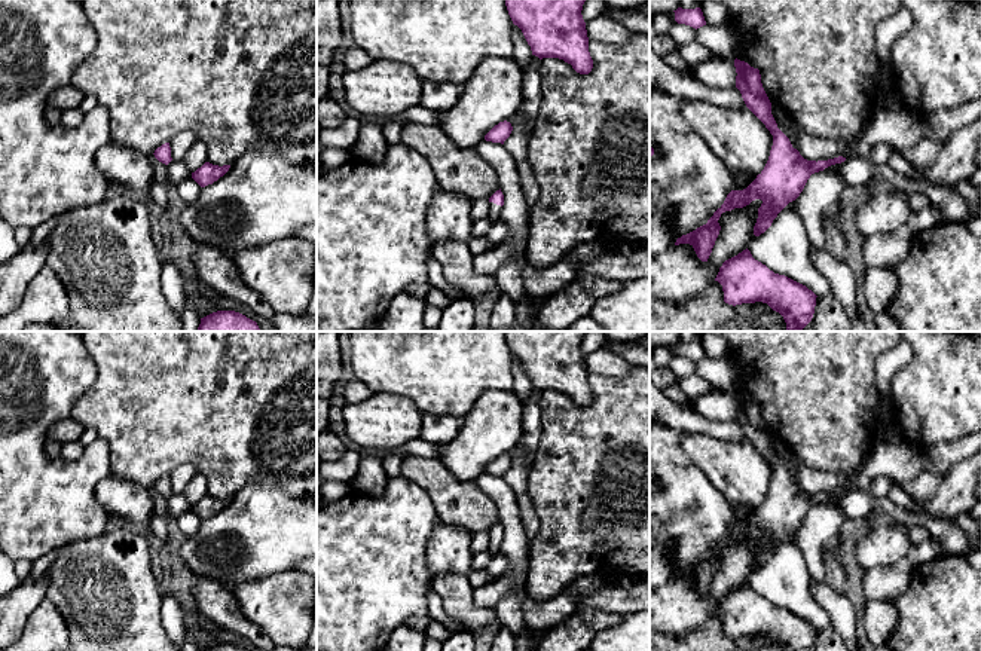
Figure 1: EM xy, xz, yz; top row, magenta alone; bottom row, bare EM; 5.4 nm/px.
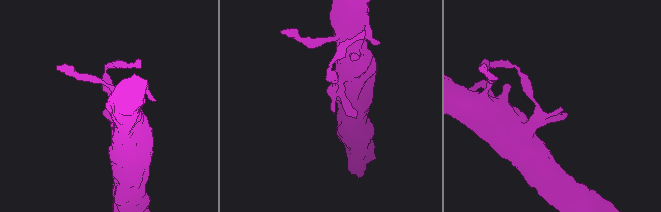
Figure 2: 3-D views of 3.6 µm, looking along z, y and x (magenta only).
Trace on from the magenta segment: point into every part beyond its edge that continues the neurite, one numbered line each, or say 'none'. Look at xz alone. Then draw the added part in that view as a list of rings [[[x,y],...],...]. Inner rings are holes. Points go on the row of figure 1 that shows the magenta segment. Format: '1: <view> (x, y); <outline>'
1: xz (495, 210); [[[490,202],[489,216],[488,216],[489,220],[492,223],[495,223],[496,220],[499,220],[501,211],[502,211],[502,207],[501,205],[496,205],[496,204]]]

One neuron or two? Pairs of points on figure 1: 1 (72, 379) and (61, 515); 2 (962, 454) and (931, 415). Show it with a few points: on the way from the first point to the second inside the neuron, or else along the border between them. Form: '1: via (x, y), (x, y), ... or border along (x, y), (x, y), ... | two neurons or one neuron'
1: via (45, 413), (34, 427), (34, 480) | one neuron
2: border along (965, 436), (938, 443), (922, 452) | two neurons

